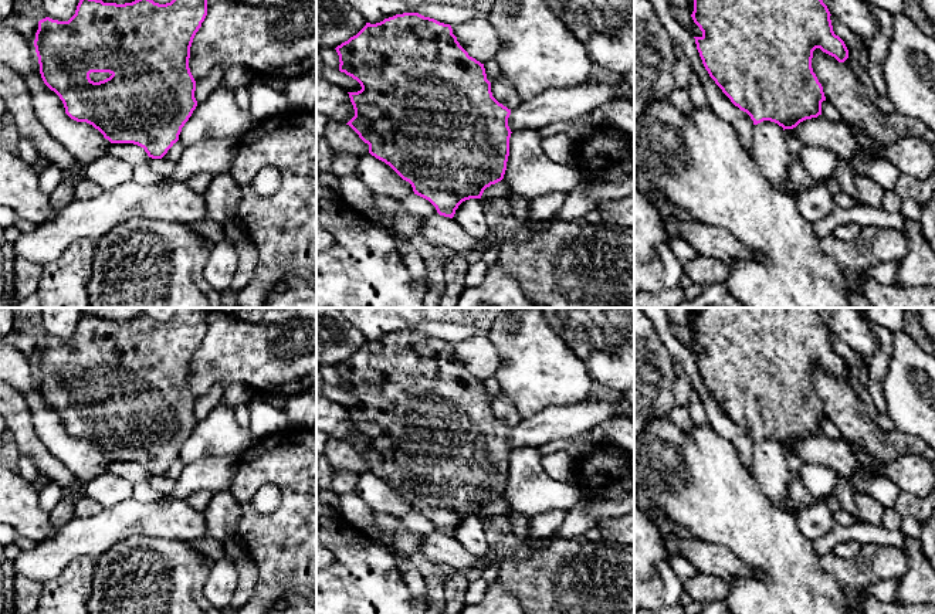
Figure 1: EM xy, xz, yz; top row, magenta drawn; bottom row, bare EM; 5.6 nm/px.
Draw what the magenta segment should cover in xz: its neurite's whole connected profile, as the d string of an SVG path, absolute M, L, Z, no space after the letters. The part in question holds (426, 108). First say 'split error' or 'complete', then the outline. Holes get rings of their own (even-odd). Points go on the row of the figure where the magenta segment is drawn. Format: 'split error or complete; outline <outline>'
complete; outline M419 13L396 14L376 24L366 23L356 35L350 37L335 50L339 55L339 71L356 79L362 86L358 92L348 92L355 109L355 116L346 125L369 145L369 153L372 156L389 164L403 180L409 182L414 194L428 200L440 216L453 218L463 201L481 199L487 187L504 179L509 156L509 138L512 133L508 126L511 109L492 96L491 82L487 79L484 64L468 55L453 34L450 24L440 23Z

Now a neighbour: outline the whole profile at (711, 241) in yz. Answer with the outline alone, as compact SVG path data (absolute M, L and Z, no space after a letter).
M664 217L663 224L670 241L684 238L698 255L726 264L741 258L762 258L743 247L726 228L674 217Z

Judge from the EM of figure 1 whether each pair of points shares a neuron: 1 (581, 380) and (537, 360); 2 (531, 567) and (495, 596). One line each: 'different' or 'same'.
1: same
2: different

